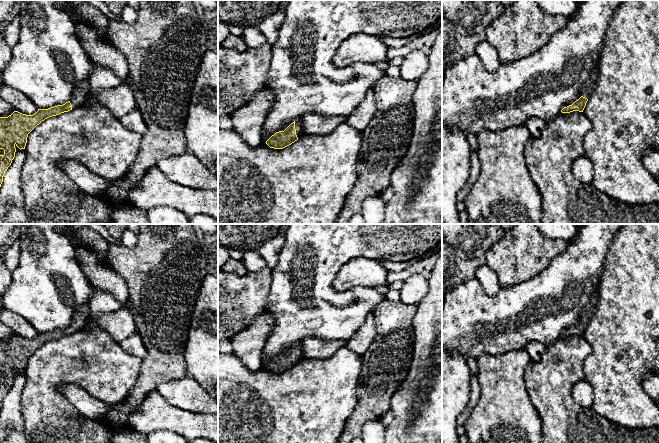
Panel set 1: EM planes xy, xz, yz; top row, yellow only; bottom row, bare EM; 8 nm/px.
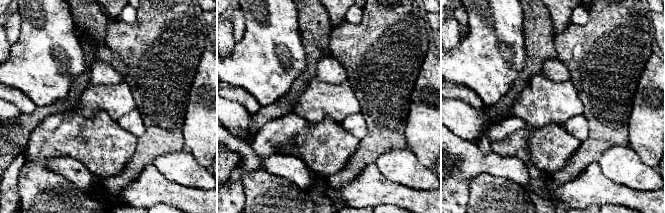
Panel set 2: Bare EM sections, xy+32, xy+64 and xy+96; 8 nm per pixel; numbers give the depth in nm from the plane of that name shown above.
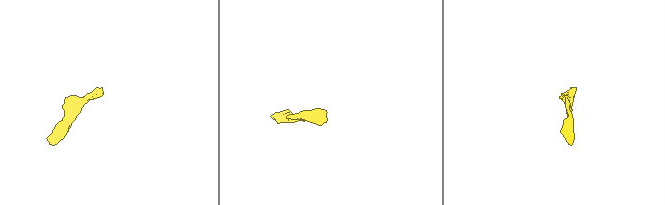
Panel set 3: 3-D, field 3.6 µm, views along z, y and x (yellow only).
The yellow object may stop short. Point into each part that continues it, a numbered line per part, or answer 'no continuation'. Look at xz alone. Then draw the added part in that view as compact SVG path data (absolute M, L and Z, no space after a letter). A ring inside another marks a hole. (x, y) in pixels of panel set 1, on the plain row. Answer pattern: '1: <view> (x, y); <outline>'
1: xz (298, 347); M300 343L295 344L295 353L296 353L296 359L298 362L302 361L302 345Z

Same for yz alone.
1: yz (586, 313); M598 291L594 292L591 300L587 303L586 307L584 308L584 310L582 311L578 321L576 324L578 324L581 320L585 321L585 322L589 322L591 319L591 311L593 310L595 303L597 301L598 298ZM575 324L575 325L576 325ZM573 325L572 327L566 328L565 331L572 329L575 325Z

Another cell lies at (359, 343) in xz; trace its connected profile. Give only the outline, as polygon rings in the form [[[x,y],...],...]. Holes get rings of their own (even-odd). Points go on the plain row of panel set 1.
[[[374,311],[369,313],[363,325],[347,341],[346,346],[360,358],[368,350],[376,335]]]

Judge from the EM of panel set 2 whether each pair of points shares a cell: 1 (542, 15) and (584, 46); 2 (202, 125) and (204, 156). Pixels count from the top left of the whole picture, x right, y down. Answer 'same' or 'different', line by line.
1: different
2: same

